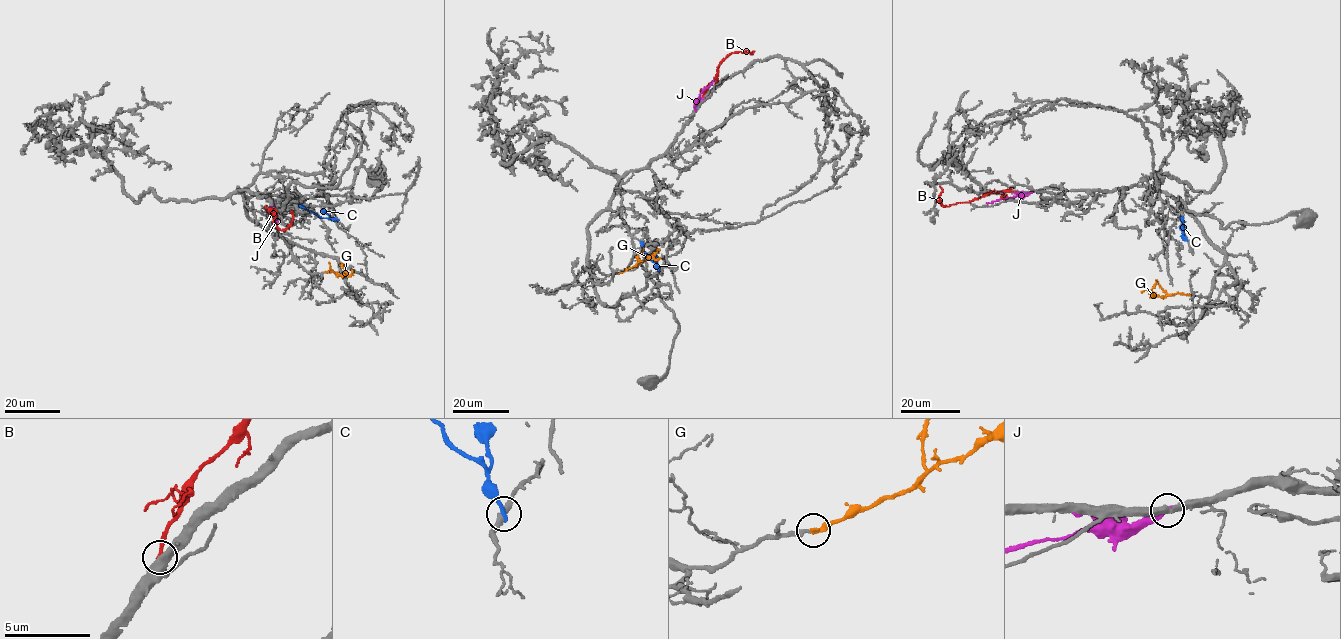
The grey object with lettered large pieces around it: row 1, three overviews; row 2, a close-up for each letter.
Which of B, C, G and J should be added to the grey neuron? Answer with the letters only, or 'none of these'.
G

